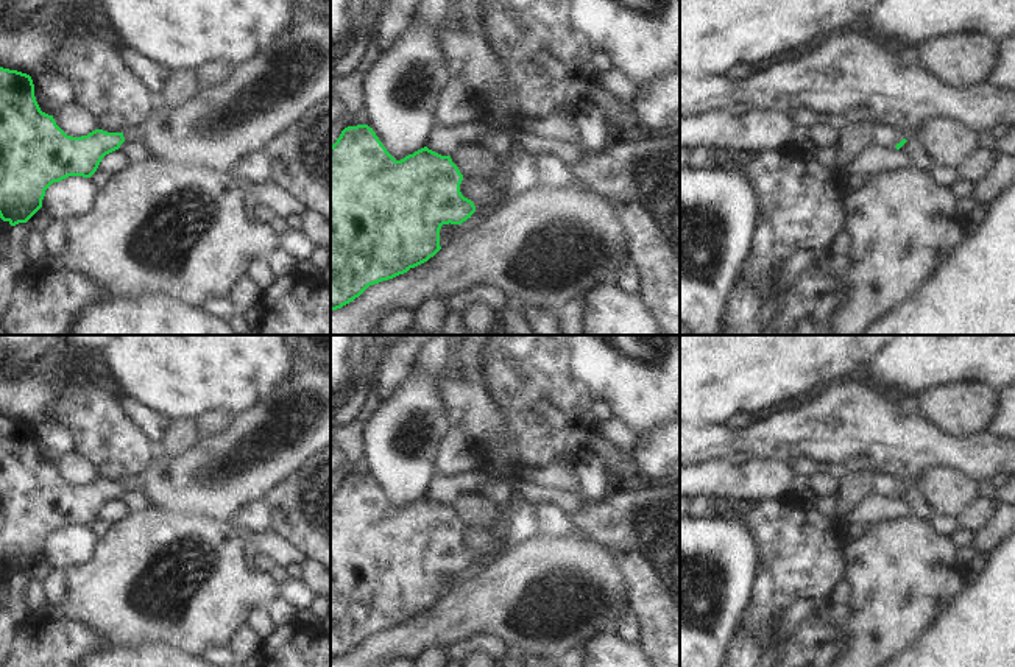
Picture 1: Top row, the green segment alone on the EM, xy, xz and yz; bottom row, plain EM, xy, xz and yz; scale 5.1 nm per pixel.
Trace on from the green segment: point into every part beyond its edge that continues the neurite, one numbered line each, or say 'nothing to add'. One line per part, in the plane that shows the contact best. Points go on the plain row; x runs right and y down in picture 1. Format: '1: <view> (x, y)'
nothing to add

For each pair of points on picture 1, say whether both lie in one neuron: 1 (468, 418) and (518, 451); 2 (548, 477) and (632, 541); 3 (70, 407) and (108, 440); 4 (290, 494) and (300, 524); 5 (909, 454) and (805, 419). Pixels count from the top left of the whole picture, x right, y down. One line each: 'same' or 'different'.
1: different
2: same
3: same
4: same
5: same

